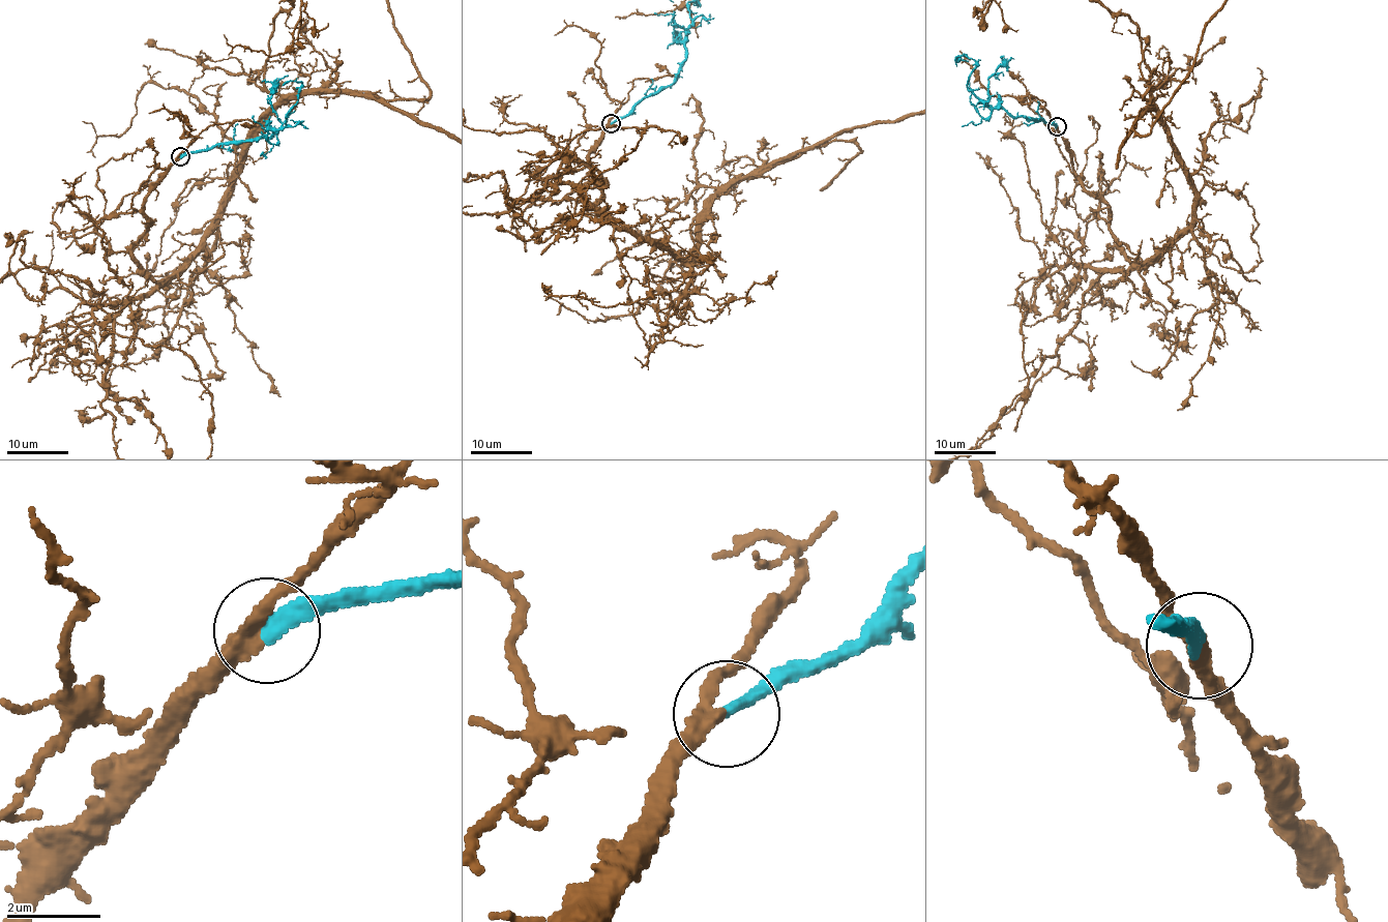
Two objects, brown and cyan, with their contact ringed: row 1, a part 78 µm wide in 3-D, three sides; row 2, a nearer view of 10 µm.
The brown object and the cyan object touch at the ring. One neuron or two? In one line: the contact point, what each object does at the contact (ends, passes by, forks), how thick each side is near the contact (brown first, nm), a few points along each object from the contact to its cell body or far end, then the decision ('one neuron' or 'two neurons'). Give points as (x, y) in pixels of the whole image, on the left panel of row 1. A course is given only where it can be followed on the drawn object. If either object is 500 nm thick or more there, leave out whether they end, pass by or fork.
place (180, 156); brown passes by; cyan ends; calibres 300 and 300 nm; course brown (179, 156), (134, 250), (156, 280), (187, 261), (244, 144), (284, 103), (427, 97); course cyan (180, 156), (269, 138), (286, 126), (301, 83), (285, 82), (271, 89), (276, 90); one neuron

